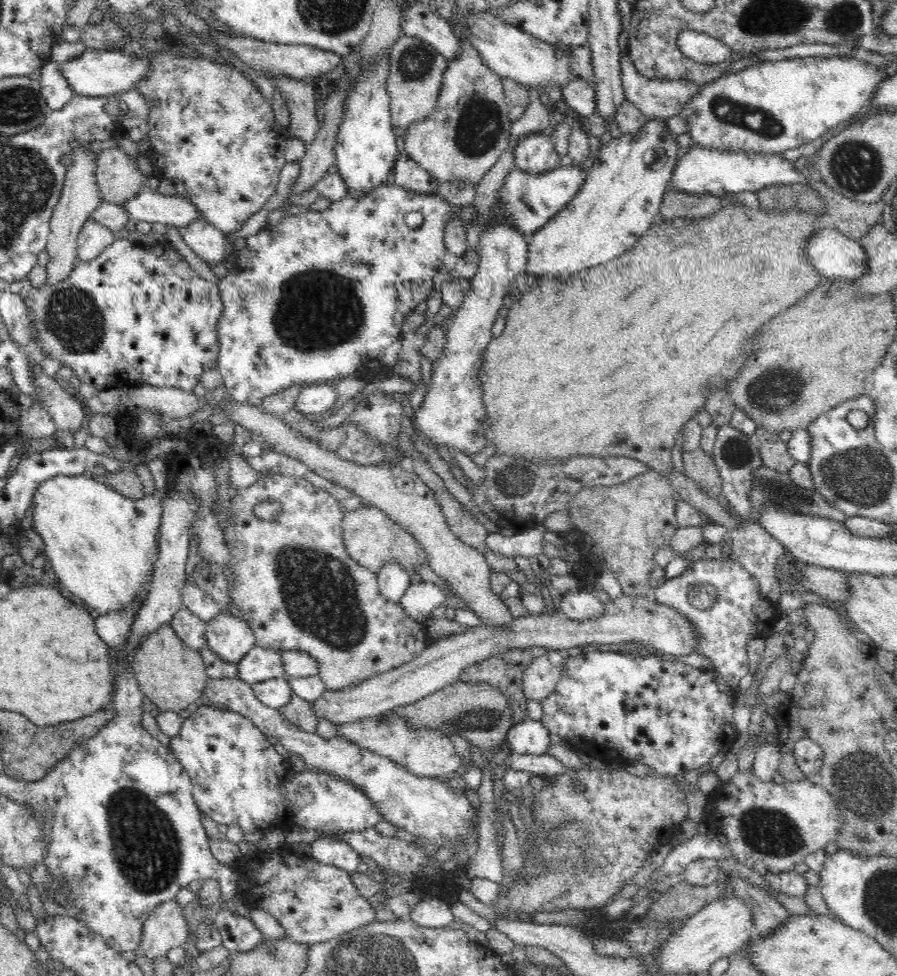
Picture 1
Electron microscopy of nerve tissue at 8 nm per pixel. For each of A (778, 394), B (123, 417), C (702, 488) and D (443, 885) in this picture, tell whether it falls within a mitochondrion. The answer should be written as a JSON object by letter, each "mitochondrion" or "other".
{"A":"mitochondrion","B":"other","C":"other","D":"other"}

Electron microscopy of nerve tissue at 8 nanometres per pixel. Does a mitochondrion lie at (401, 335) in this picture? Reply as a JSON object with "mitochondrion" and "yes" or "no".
{"mitochondrion":"no"}

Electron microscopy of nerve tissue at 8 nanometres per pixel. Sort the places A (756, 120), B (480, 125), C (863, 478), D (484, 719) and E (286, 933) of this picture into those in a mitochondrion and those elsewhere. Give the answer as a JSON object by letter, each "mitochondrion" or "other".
{"A":"mitochondrion","B":"mitochondrion","C":"mitochondrion","D":"mitochondrion","E":"other"}

